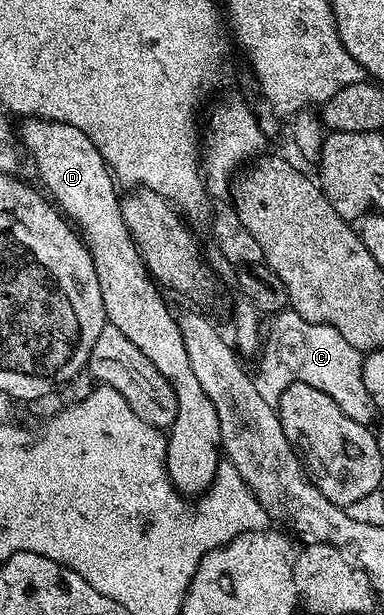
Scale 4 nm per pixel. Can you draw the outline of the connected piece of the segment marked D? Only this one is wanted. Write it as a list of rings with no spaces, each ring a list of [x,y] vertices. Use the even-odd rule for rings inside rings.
[[[23,117],[21,122],[22,127],[18,130],[19,136],[22,137],[21,149],[23,151],[26,149],[34,157],[34,166],[38,169],[43,184],[46,185],[45,193],[53,199],[63,215],[81,231],[89,245],[92,264],[96,268],[96,280],[100,280],[100,300],[104,300],[107,323],[115,325],[128,340],[132,340],[175,390],[178,411],[173,426],[168,430],[166,470],[169,471],[172,484],[178,489],[179,494],[201,496],[213,484],[218,474],[222,445],[220,416],[216,416],[216,408],[212,408],[212,400],[208,400],[204,388],[200,388],[200,380],[196,380],[192,372],[192,363],[188,360],[188,348],[184,348],[184,340],[180,334],[175,311],[170,311],[169,304],[162,299],[163,291],[151,277],[150,271],[146,268],[146,261],[142,259],[142,253],[138,251],[133,236],[124,224],[116,179],[110,167],[106,165],[104,156],[100,156],[96,144],[92,144],[90,137],[80,128],[72,128],[72,124],[53,122],[47,118]]]

